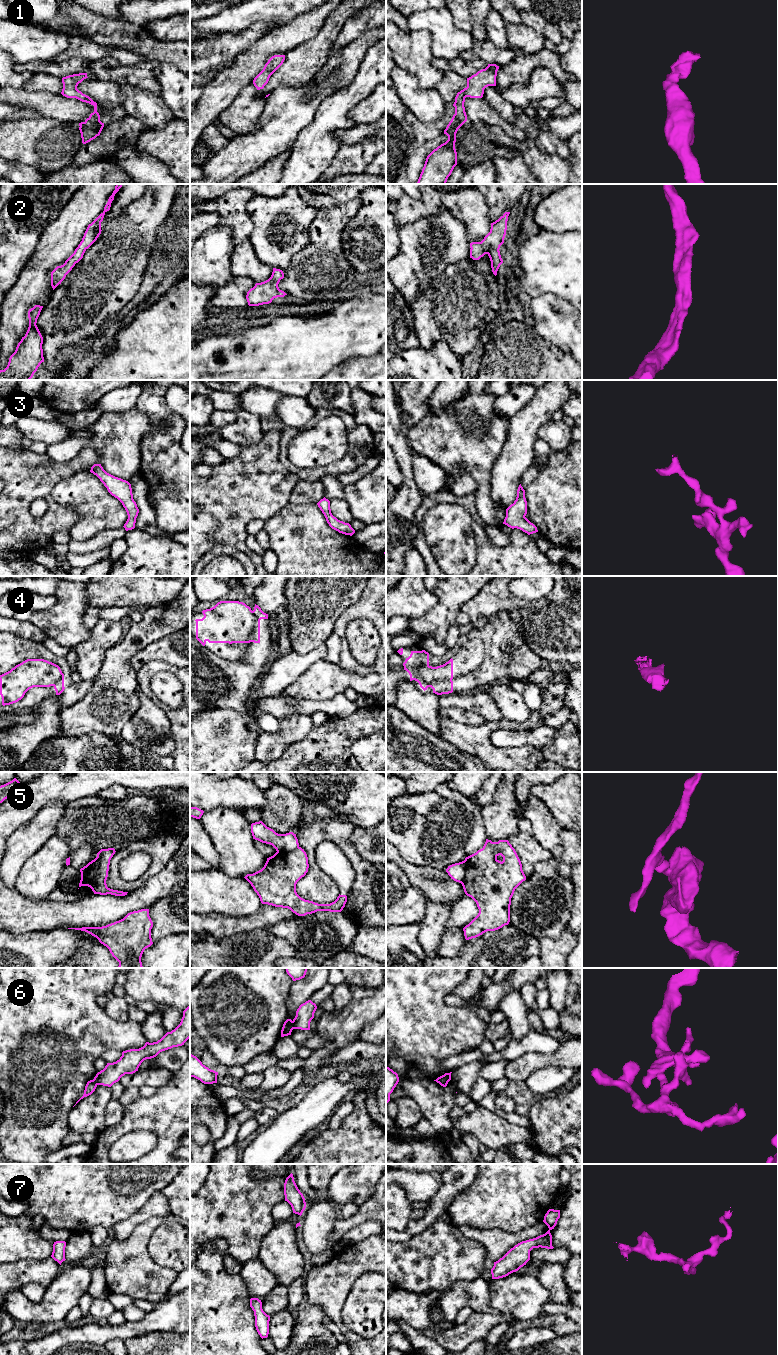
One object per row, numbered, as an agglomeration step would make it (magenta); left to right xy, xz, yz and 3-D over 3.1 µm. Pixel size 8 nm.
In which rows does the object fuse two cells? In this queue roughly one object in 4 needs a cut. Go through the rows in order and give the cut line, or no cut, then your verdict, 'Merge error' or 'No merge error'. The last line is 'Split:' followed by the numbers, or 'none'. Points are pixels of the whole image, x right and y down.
1: No split. No merge error
2: No split. No merge error
3: No split. No merge error
4: Split along yz (414, 670), (421, 678), (428, 682), (451, 679). Merge error
5: Split along xy (92, 861), (92, 874), (81, 874). Merge error
6: Split along xz (293, 1021), (292, 1028). Merge error
7: No split. No merge error
Split: 4, 5, 6

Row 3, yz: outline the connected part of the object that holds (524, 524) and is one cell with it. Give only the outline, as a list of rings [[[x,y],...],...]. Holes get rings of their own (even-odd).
[[[520,484],[517,490],[516,500],[506,509],[506,517],[503,524],[512,529],[520,529],[528,535],[538,532],[537,527],[525,517],[526,514],[527,501],[525,490]]]

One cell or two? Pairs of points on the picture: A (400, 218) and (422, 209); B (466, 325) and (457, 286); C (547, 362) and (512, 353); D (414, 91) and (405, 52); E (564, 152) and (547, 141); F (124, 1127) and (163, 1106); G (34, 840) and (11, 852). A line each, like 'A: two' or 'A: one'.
A: one
B: one
C: one
D: two
E: one
F: one
G: one

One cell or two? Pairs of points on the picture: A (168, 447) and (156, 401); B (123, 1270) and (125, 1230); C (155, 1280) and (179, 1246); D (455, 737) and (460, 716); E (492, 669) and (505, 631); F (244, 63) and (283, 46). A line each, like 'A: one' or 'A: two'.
A: one
B: two
C: two
D: two
E: one
F: one

